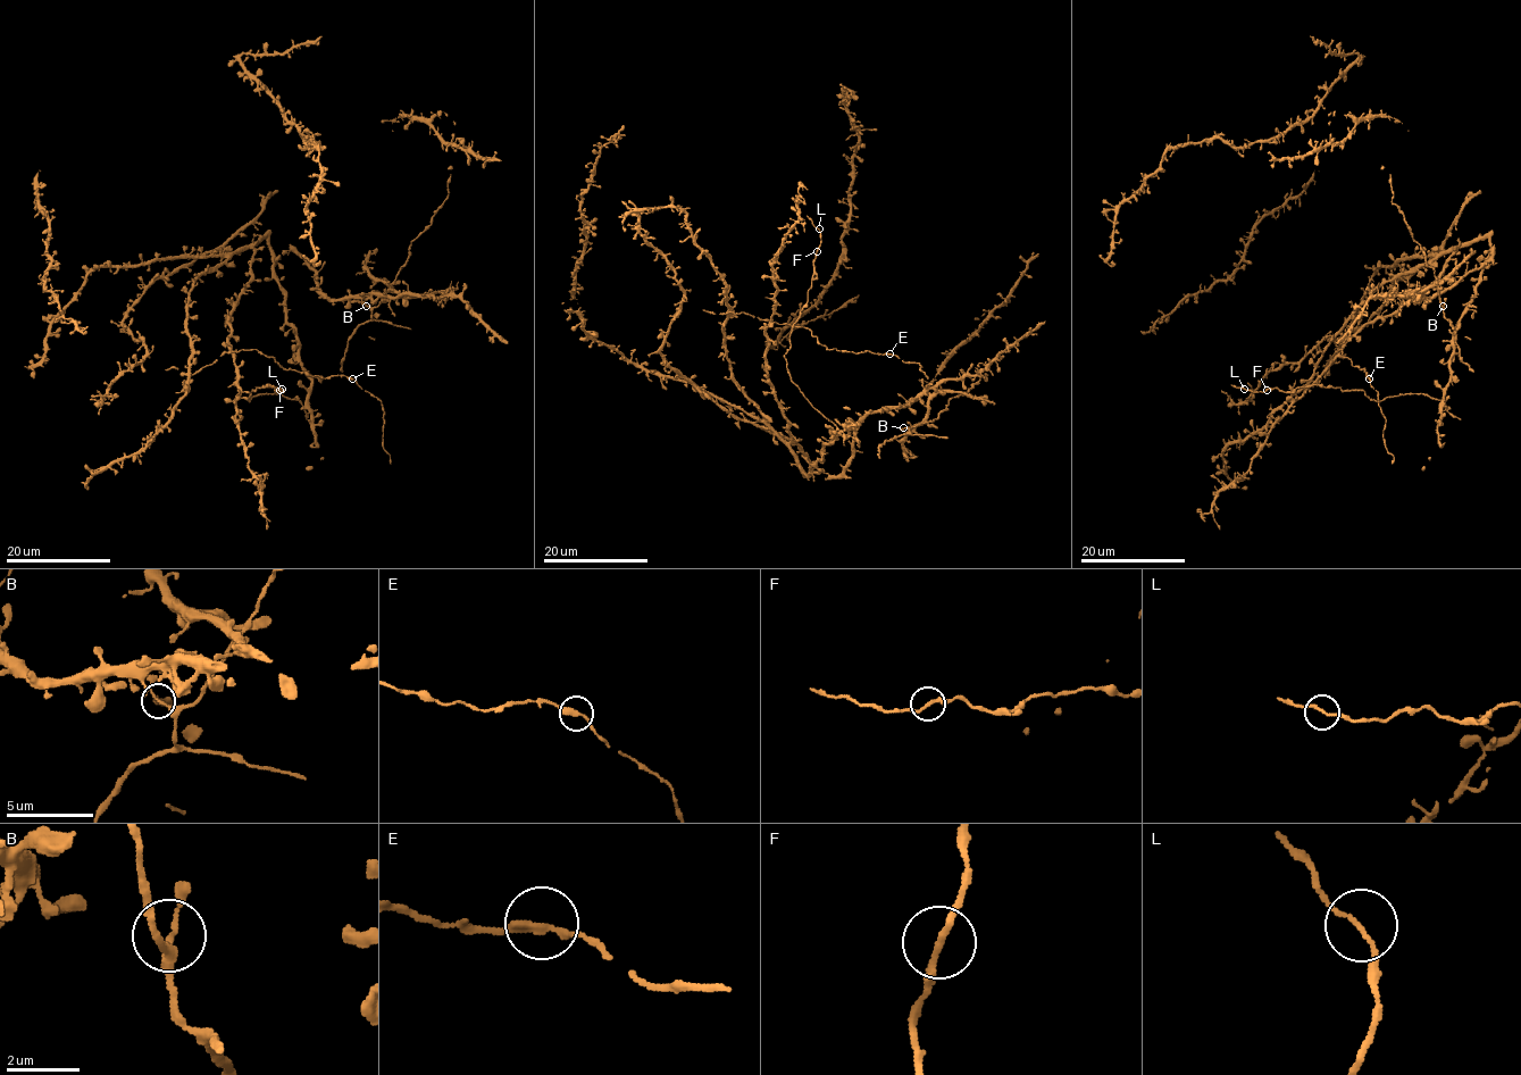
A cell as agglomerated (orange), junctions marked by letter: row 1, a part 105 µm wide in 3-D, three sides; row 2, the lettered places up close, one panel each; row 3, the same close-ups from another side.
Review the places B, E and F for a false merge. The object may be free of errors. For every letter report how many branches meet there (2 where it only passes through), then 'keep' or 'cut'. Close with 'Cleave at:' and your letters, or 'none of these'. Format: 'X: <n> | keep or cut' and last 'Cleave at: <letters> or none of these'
B: 2 | keep
E: 2 | keep
F: 2 | keep
Cleave at: none of these

